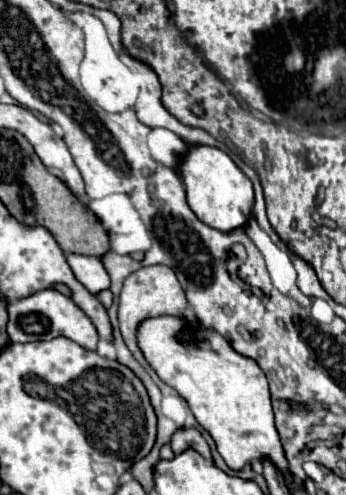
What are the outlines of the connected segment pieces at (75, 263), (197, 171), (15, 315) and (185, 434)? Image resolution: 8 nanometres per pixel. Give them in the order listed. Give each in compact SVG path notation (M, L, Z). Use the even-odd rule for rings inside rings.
M66 255L66 261L74 273L74 277L92 293L98 295L100 291L110 287L110 277L98 257L86 255Z
M190 147L188 155L180 165L180 177L186 185L186 195L192 211L206 225L230 233L238 227L246 227L252 219L254 189L252 181L236 167L236 163L216 147Z
M42 289L30 297L10 301L8 313L10 313L10 321L8 321L10 341L28 343L28 341L50 341L56 337L68 337L78 345L82 345L84 349L94 351L98 345L98 333L94 323L88 319L88 315L70 297L54 289Z
M180 429L174 433L172 437L172 451L174 453L184 453L184 449L196 449L206 461L212 461L208 443L204 441L204 437L196 431L196 429Z

